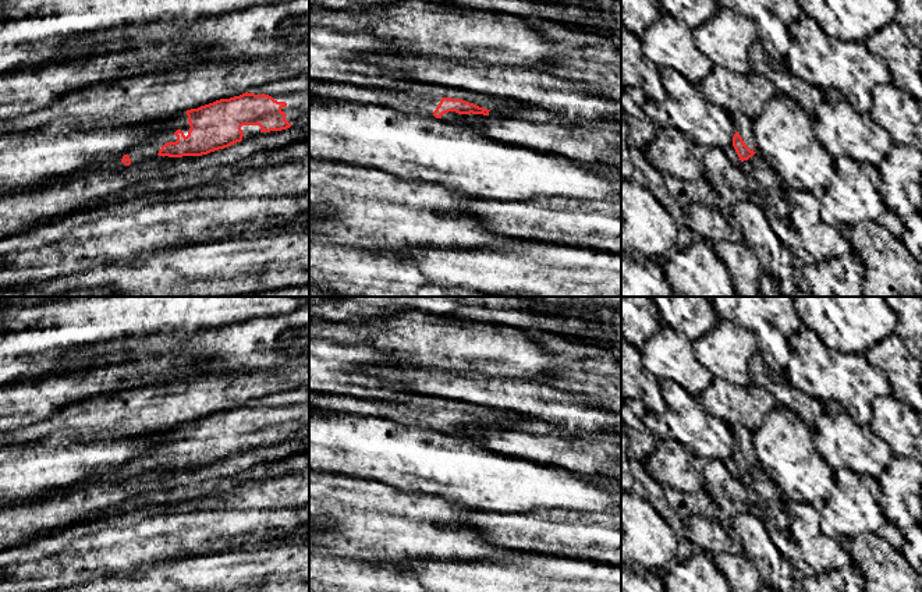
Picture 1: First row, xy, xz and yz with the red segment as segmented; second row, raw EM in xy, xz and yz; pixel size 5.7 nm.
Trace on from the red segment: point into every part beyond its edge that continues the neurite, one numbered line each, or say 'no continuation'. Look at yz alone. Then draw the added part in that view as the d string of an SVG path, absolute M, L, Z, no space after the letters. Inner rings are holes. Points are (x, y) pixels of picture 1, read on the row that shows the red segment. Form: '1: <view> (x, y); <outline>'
1: yz (743, 124); M740 111L731 113L730 117L735 125L735 131L741 135L745 145L751 150L758 152L758 148L755 146L752 121L744 113Z

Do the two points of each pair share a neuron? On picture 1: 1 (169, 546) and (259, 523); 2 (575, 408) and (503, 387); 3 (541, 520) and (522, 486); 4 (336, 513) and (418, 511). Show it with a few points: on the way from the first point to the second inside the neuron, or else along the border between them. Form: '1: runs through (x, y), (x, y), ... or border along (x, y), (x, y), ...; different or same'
1: runs through (191, 534), (237, 530); same
2: runs through (557, 406), (532, 399), (521, 399); same
3: border along (568, 509), (528, 509), (503, 513); different
4: runs through (357, 503), (390, 503), (397, 509); same

